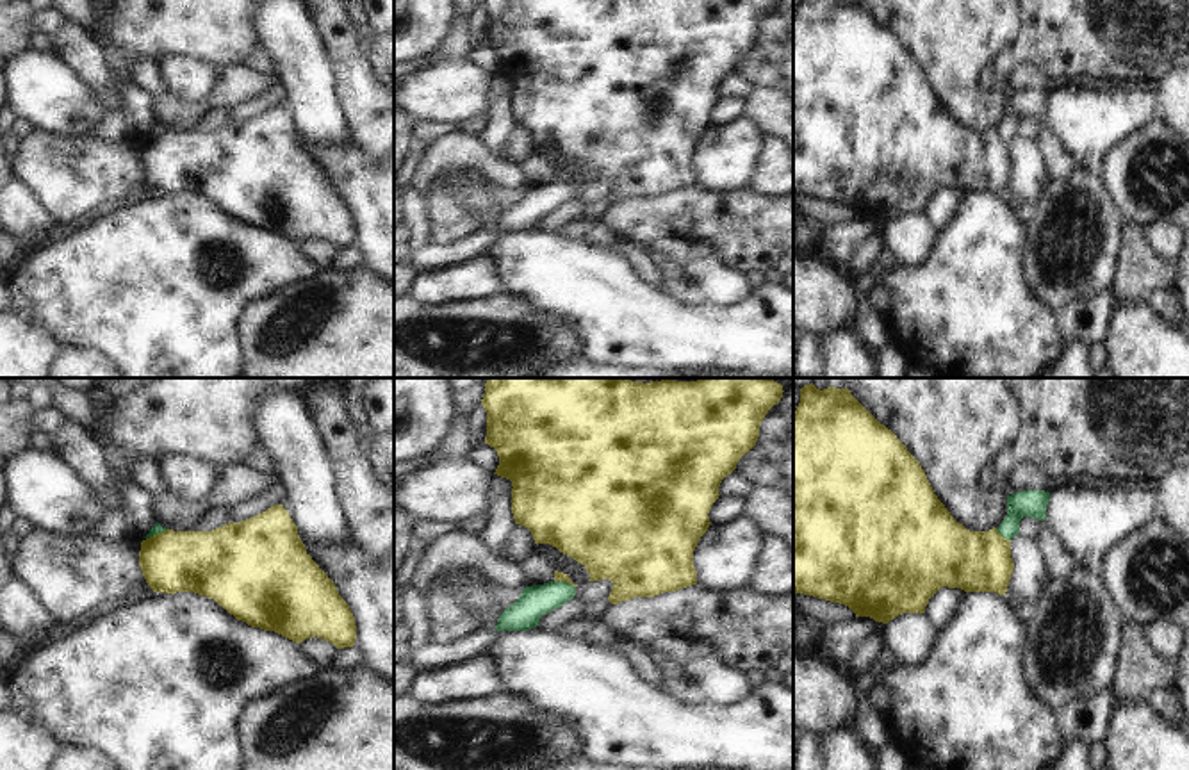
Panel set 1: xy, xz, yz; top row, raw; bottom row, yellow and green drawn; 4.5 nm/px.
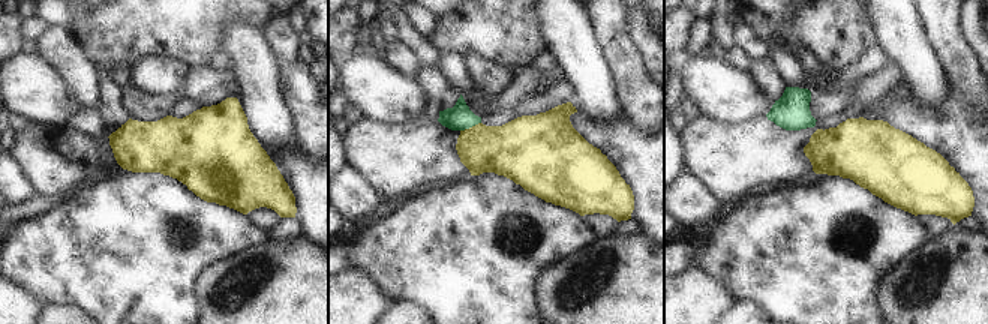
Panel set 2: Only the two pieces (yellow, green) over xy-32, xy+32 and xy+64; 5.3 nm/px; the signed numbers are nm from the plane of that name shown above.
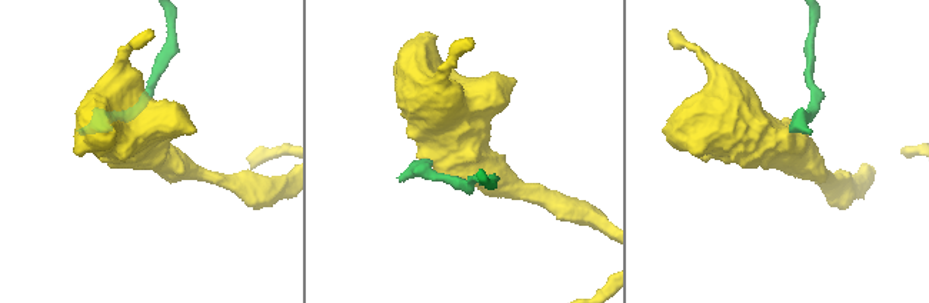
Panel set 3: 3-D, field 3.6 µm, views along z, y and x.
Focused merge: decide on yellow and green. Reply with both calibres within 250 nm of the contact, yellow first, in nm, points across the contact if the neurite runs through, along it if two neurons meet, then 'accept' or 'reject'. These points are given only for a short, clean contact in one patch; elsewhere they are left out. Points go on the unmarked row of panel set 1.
calibres 280 and 130 nm; border yz (995, 129), (1009, 141); reject

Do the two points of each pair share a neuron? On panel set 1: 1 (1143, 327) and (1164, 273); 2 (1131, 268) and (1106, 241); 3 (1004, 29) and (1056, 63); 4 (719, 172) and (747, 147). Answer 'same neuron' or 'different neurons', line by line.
1: different neurons
2: different neurons
3: different neurons
4: same neuron

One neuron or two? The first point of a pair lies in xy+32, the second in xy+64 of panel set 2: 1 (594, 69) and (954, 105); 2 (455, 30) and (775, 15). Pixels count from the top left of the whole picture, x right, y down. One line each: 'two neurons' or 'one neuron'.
1: two neurons
2: two neurons

